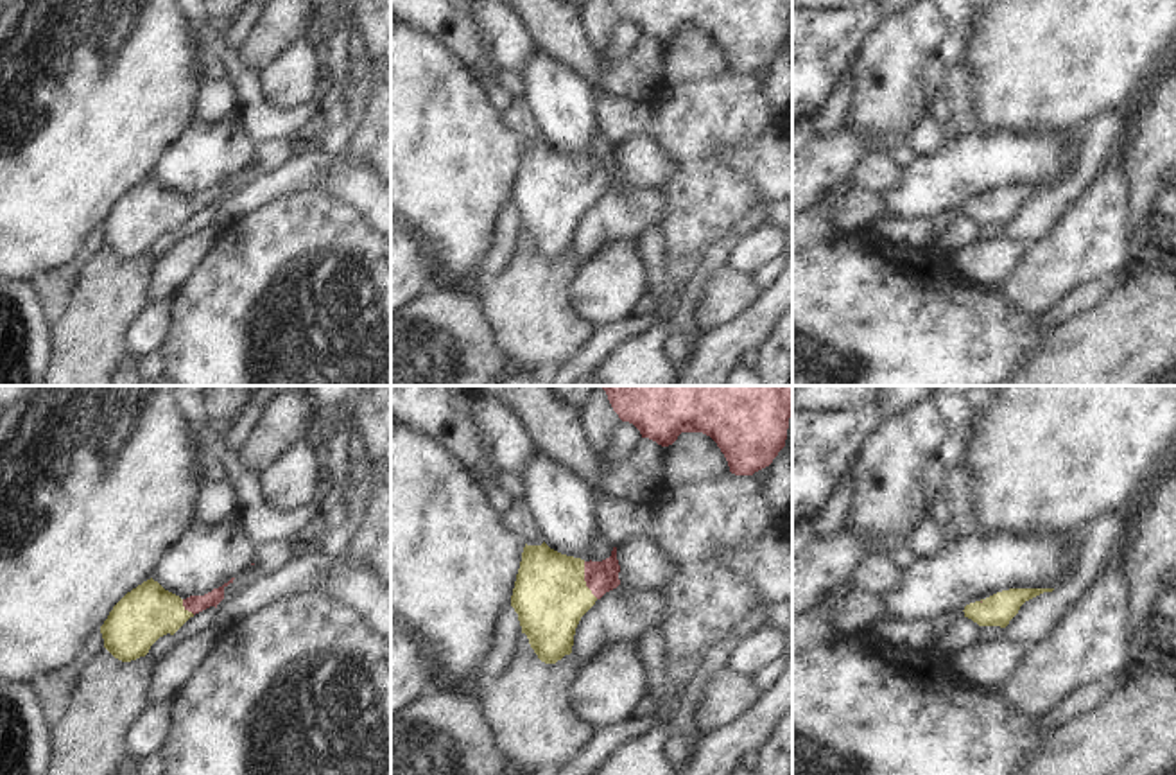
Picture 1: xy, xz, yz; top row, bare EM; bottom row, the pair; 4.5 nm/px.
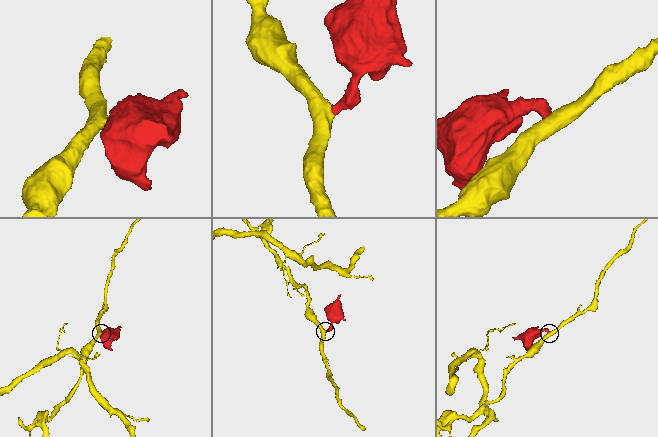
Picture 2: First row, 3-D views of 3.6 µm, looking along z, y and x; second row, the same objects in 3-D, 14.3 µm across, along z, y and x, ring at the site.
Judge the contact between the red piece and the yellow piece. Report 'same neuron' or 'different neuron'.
same neuron

